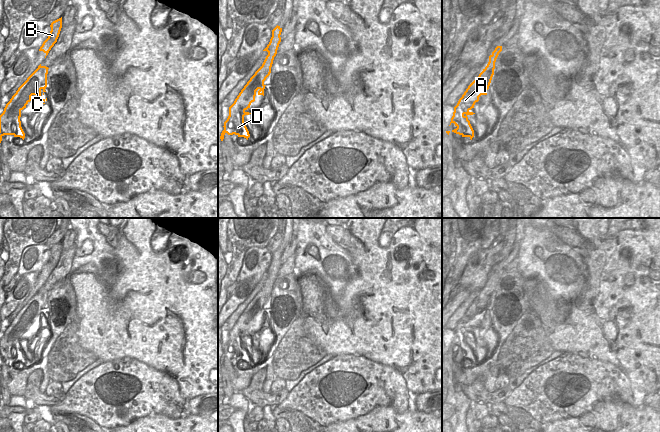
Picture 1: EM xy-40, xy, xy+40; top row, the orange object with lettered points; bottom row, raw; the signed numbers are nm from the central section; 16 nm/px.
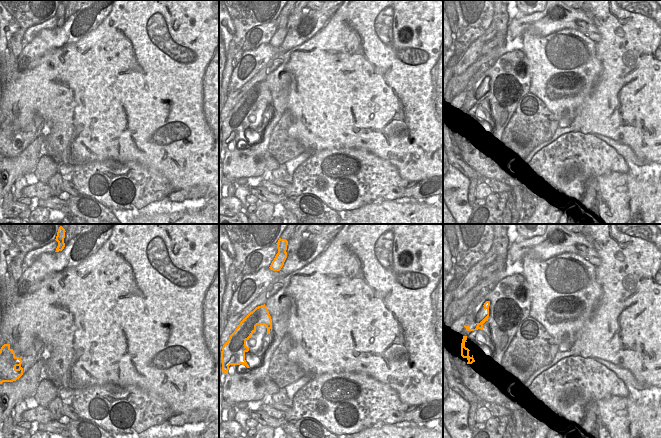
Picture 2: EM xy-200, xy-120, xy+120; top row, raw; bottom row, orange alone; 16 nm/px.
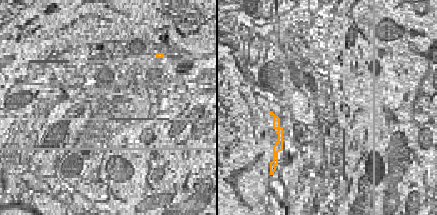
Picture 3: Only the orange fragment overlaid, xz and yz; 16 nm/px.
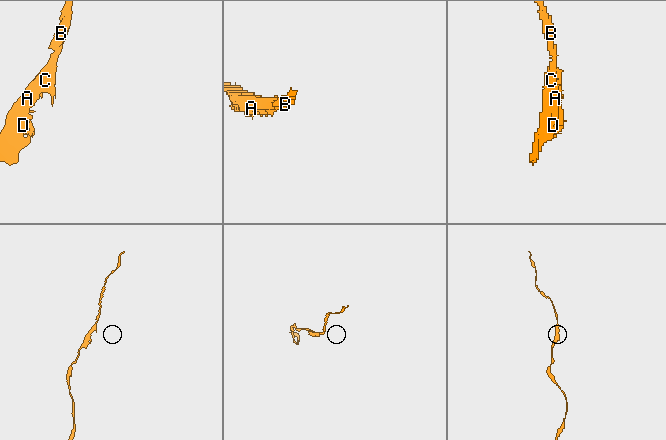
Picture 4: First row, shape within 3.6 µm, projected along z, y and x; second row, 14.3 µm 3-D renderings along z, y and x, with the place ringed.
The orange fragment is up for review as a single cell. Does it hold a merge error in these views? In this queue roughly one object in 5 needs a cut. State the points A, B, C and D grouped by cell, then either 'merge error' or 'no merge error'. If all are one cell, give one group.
A B C D | no merge error

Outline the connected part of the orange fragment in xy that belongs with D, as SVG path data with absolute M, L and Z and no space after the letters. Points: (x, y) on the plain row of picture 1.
M278 249L272 254L270 266L263 274L267 275L268 279L266 280L262 290L250 302L235 323L234 327L229 331L229 340L224 346L224 354L220 360L221 365L223 365L226 357L228 359L235 358L238 361L244 361L247 364L250 361L249 355L244 346L244 340L251 338L246 334L250 332L251 327L255 325L255 320L257 318L264 320L264 313L266 310L264 305L271 297L273 284L281 266L281 256L282 252Z

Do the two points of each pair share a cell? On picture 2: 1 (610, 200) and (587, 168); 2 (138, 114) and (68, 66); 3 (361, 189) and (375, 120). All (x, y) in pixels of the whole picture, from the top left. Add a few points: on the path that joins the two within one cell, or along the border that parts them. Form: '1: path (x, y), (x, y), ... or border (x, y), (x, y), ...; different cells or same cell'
1: border (616, 171), (591, 176), (579, 195); different cells
2: path (121, 97), (99, 96), (85, 83); same cell
3: border (346, 147), (364, 148), (390, 163); different cells

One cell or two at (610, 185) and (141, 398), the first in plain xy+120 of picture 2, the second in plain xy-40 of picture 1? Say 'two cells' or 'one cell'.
two cells

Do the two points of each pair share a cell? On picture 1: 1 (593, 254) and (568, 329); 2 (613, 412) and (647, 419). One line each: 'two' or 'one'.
1: one
2: one

